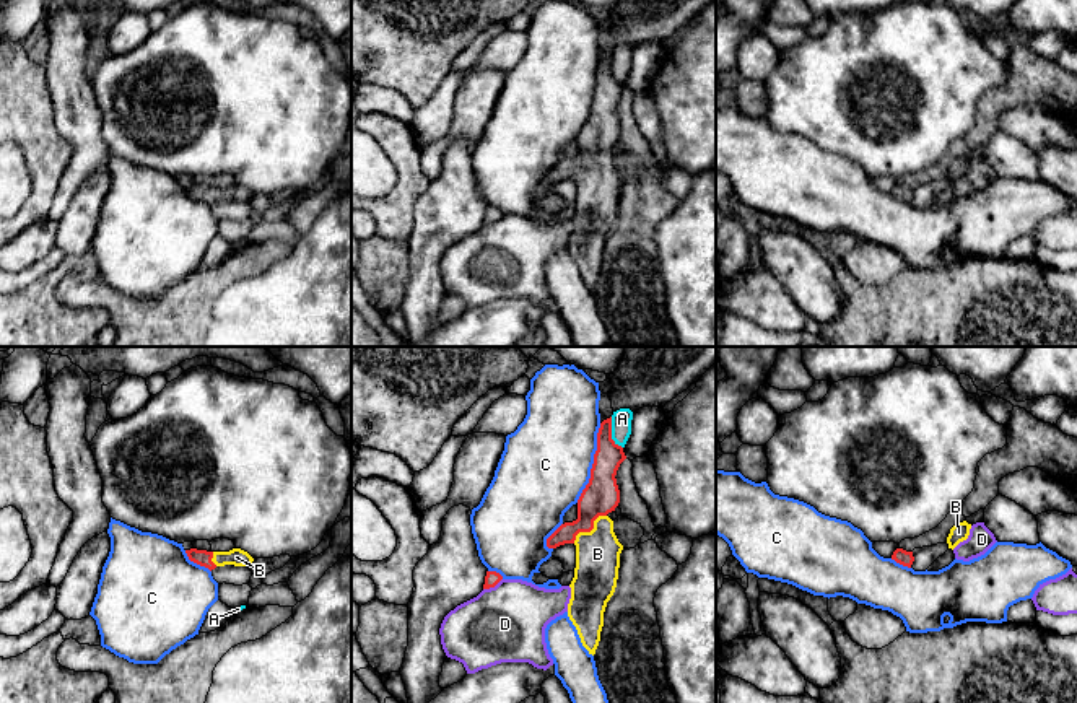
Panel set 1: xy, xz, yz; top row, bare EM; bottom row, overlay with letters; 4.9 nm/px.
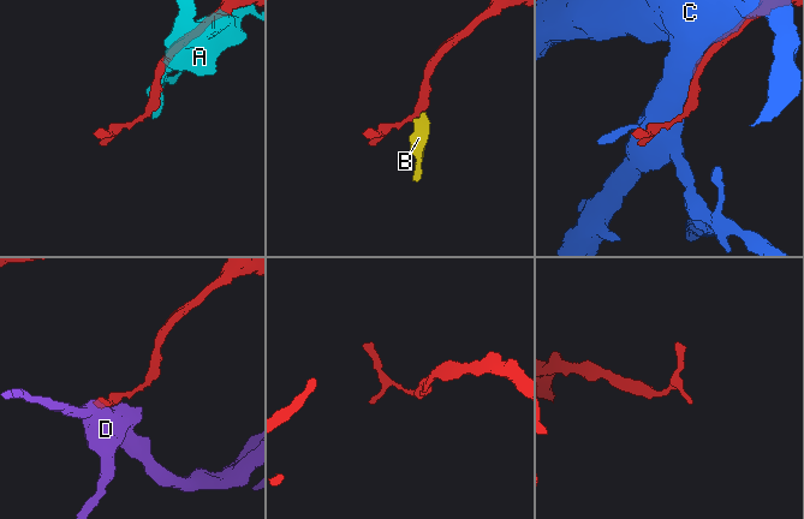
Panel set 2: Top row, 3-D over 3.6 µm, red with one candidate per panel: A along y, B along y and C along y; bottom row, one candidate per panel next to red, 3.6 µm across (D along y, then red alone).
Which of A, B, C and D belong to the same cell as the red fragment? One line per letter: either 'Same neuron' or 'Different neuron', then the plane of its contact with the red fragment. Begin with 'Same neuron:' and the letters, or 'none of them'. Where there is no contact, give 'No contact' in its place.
Same neuron: B
A: Different neuron. Touches red in xz
B: Same neuron. Touches red in xz
C: Different neuron. Touches red in xz
D: Different neuron. Touches red in xz

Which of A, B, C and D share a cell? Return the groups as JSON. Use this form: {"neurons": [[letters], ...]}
{"neurons": [["A"], ["B"], ["C"], ["D"]]}

